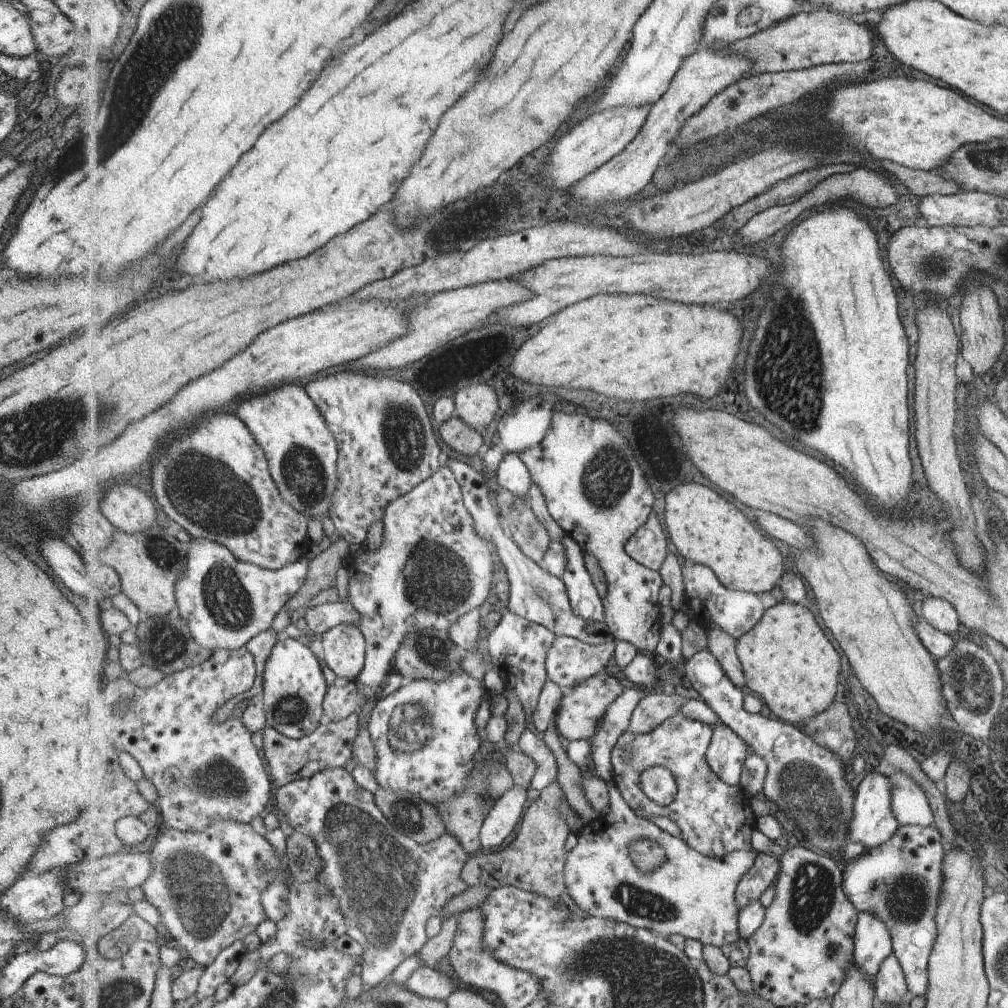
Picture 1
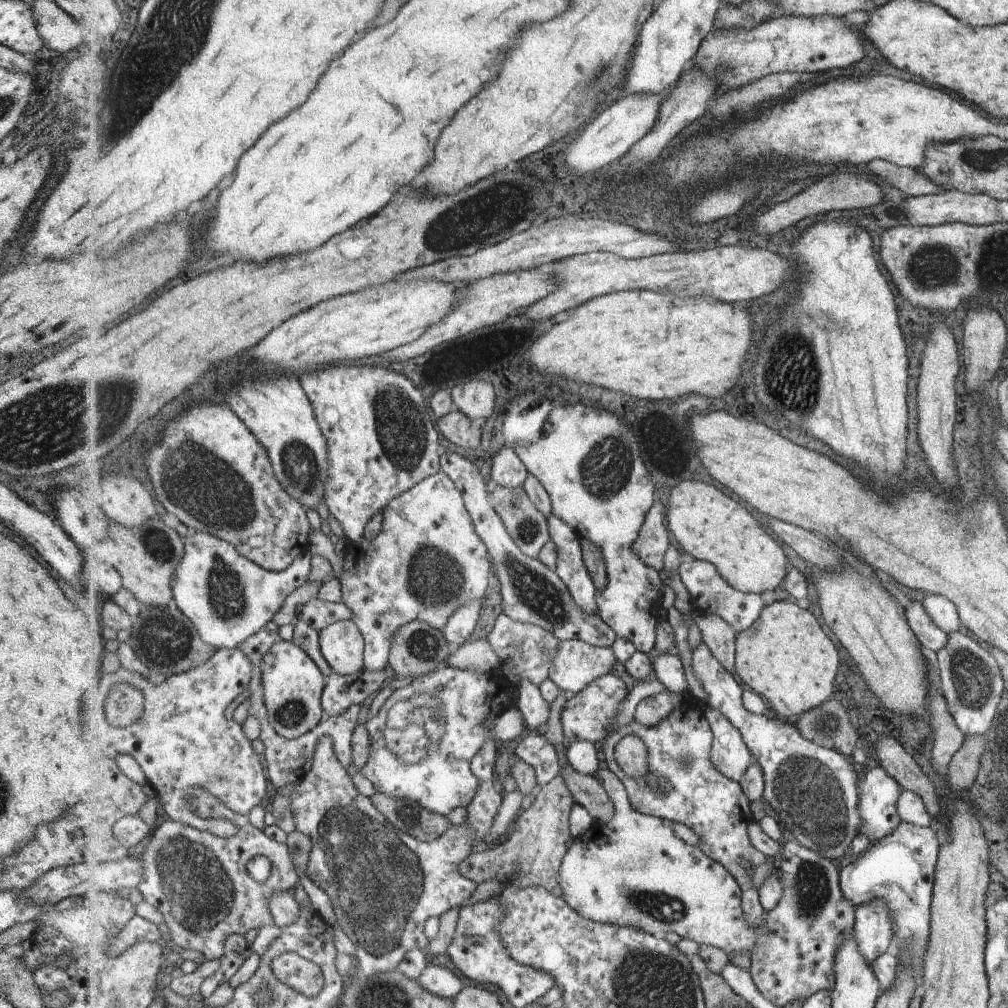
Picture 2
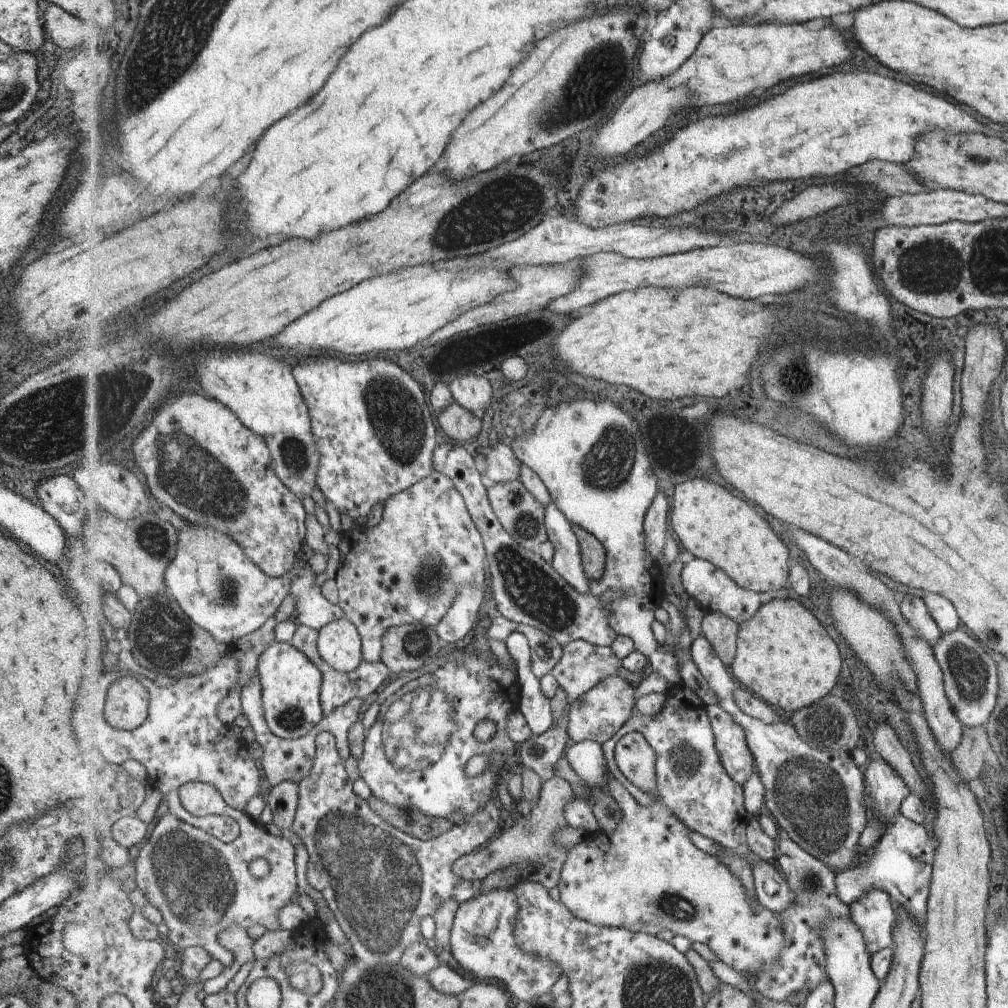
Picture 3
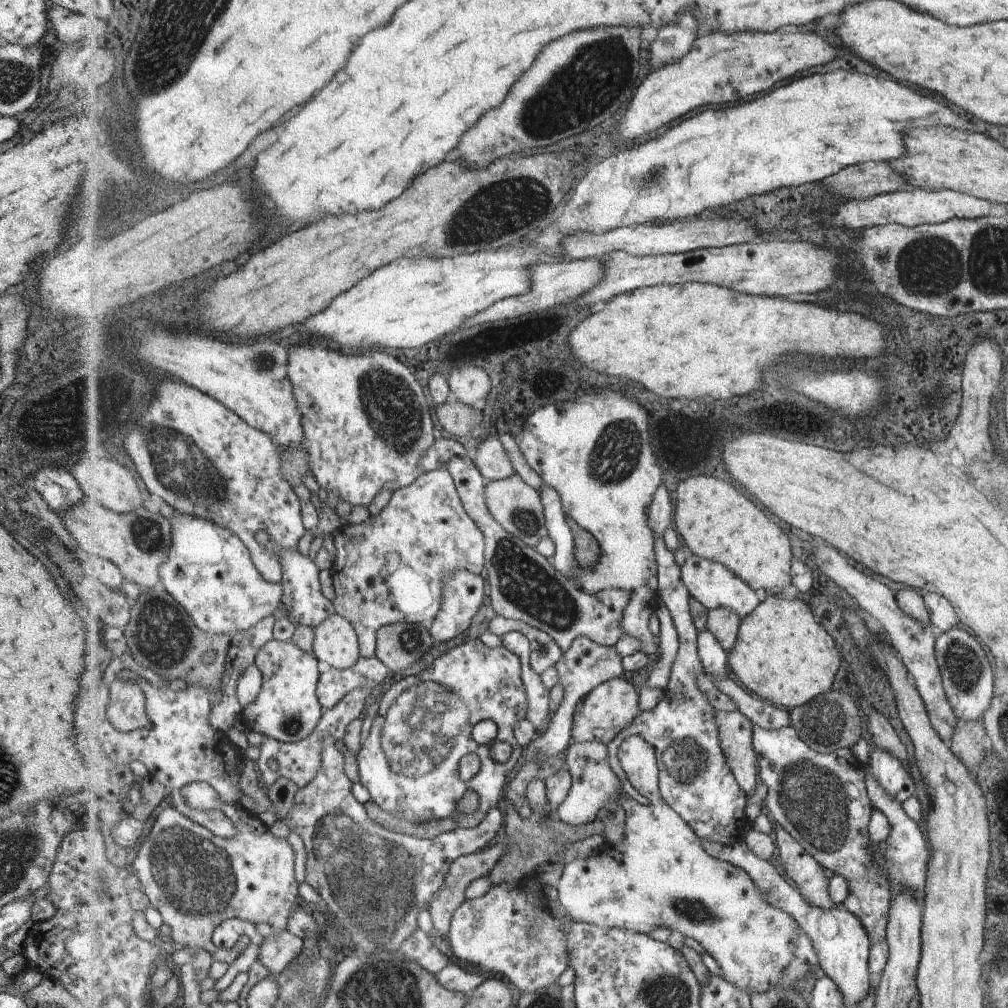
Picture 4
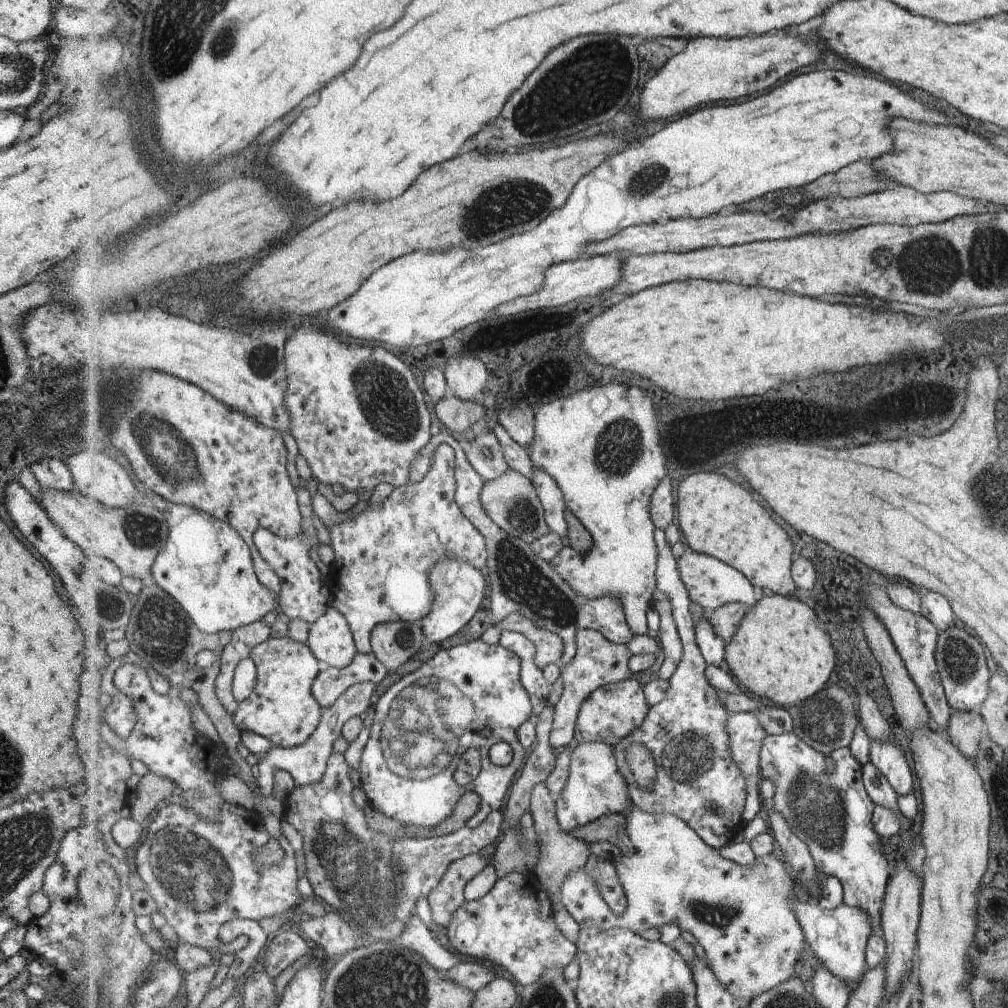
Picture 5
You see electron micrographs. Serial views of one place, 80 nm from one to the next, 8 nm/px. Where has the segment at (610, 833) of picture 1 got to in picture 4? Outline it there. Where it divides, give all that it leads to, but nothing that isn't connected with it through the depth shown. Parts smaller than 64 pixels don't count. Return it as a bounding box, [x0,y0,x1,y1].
[556,735,800,994]

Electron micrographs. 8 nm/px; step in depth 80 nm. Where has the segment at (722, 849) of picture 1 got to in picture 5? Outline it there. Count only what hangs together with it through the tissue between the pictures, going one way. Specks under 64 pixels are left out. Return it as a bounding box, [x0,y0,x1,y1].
[614,529,750,848]

